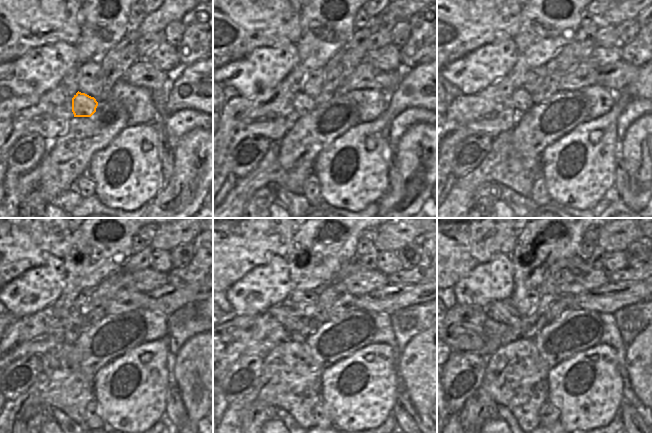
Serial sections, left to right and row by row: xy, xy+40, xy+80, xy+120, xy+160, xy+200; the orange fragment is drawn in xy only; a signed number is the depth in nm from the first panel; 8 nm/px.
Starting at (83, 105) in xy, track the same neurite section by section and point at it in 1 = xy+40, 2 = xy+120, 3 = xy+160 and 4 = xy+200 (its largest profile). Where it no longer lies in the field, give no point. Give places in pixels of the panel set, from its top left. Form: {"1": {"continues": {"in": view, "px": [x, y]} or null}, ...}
{"1": {"continues": {"in": "xy+40", "px": [303, 104]}}, "2": {"continues": {"in": "xy+120", "px": [72, 321]}}, "3": {"continues": {"in": "xy+160", "px": [284, 313]}}, "4": {"continues": {"in": "xy+200", "px": [504, 312]}}}

